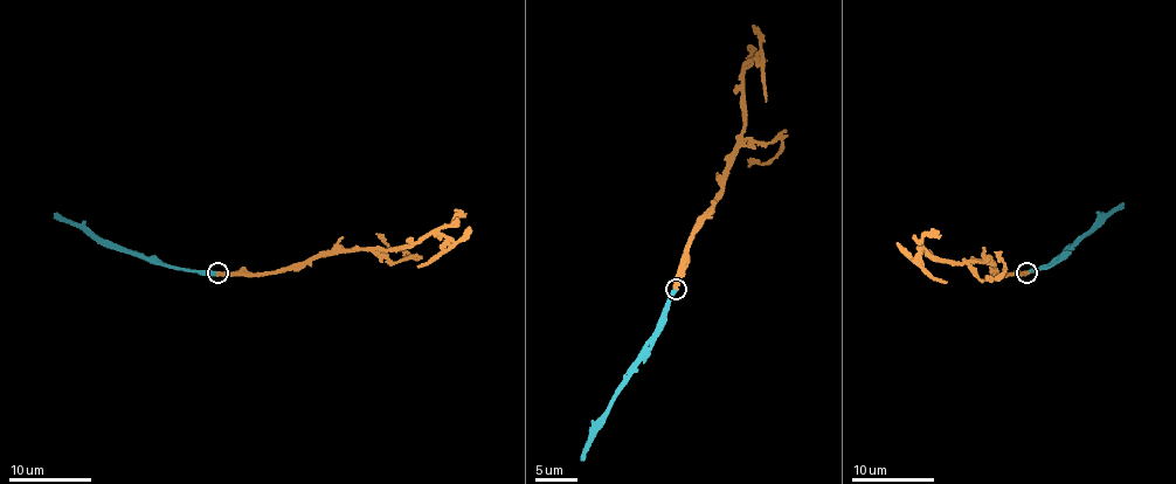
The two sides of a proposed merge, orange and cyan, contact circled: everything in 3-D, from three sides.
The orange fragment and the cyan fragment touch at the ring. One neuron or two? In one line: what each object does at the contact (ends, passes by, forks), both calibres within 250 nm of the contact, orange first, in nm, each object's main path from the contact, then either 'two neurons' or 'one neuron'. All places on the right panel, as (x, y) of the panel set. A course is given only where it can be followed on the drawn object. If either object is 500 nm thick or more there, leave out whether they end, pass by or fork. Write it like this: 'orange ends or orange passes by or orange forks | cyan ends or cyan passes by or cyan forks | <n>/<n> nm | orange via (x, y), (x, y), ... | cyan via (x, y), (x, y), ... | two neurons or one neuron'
orange ends | cyan ends | 400/320 nm | orange via (1028, 272), (1000, 277), (990, 260), (960, 263), (929, 258), (924, 249), (925, 269), (947, 282) | cyan via (1028, 272), (1049, 269), (1064, 258), (1094, 225), (1125, 202) | one neuron

